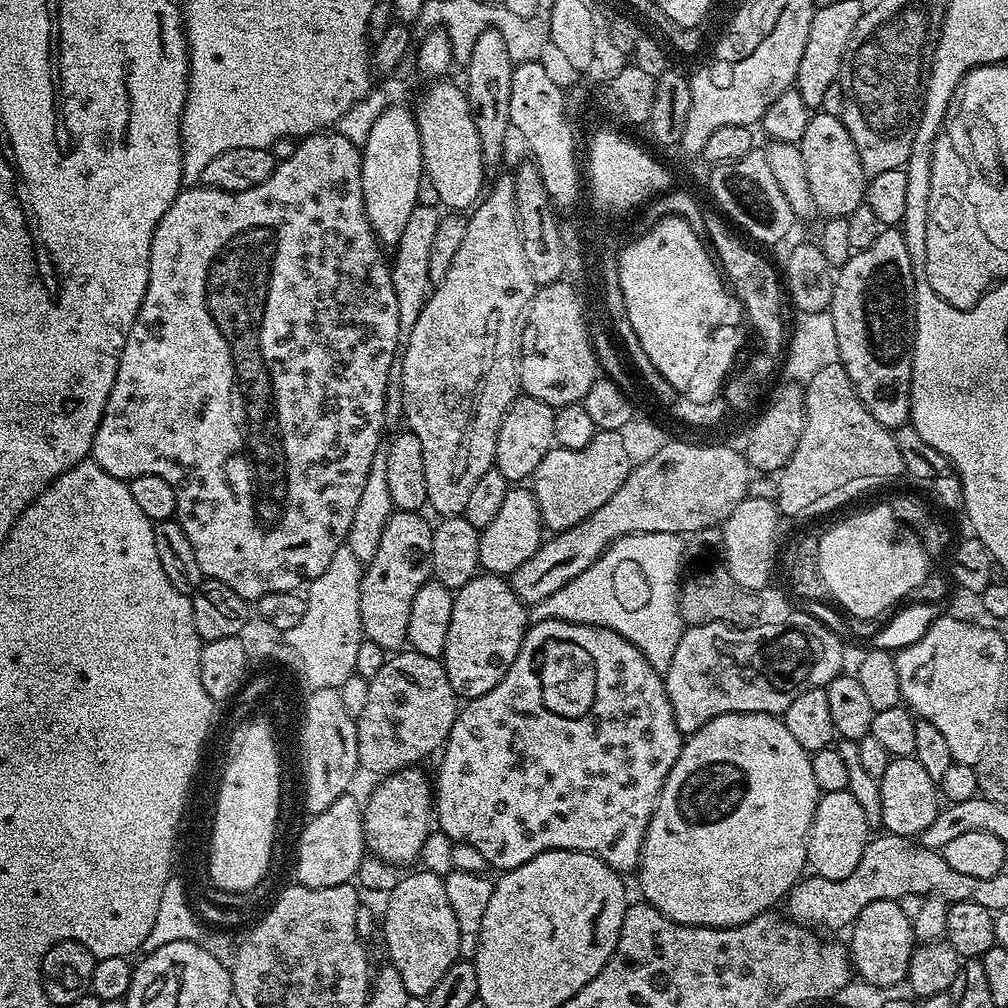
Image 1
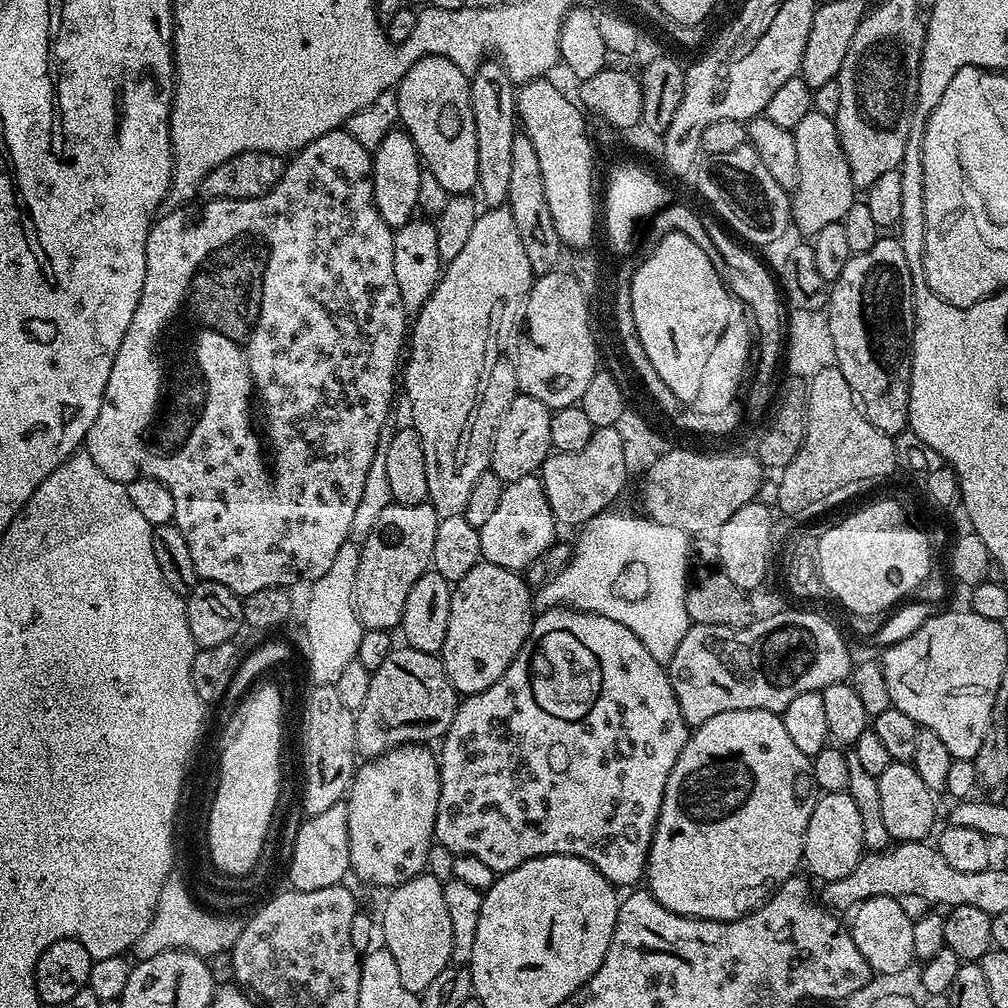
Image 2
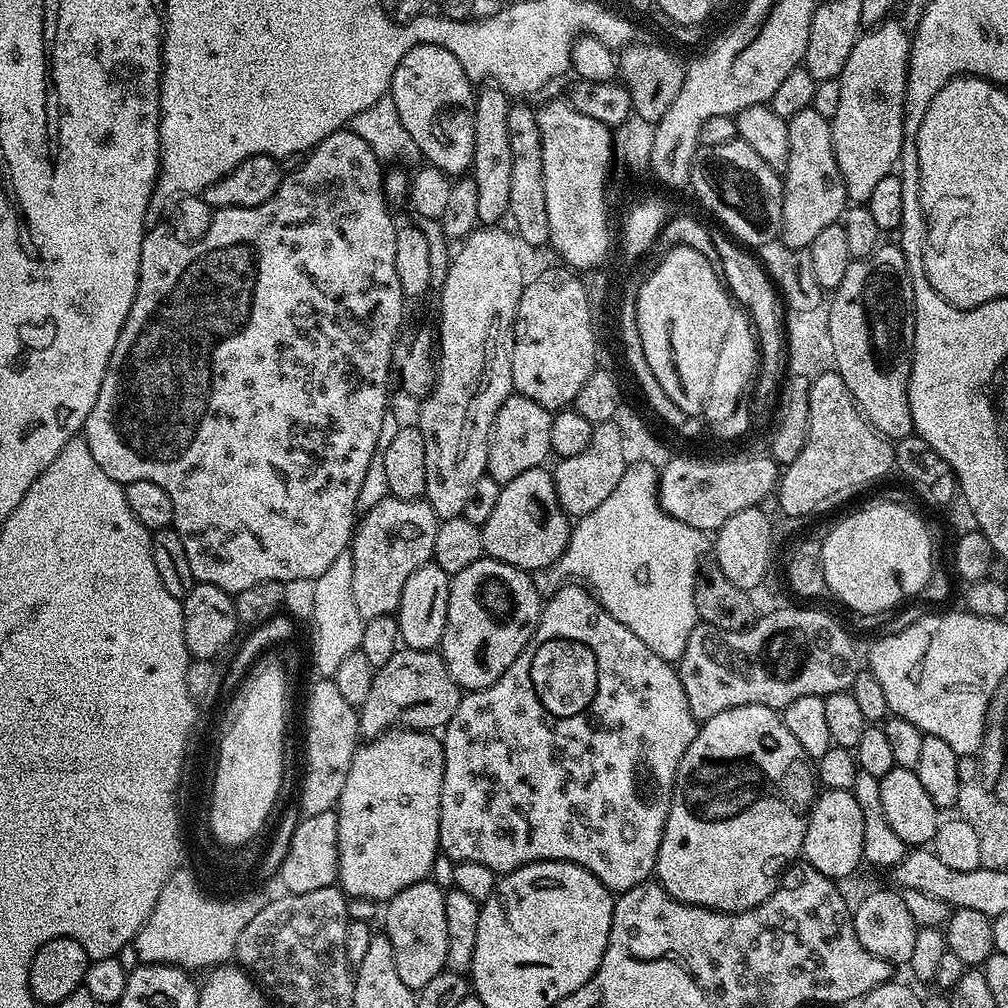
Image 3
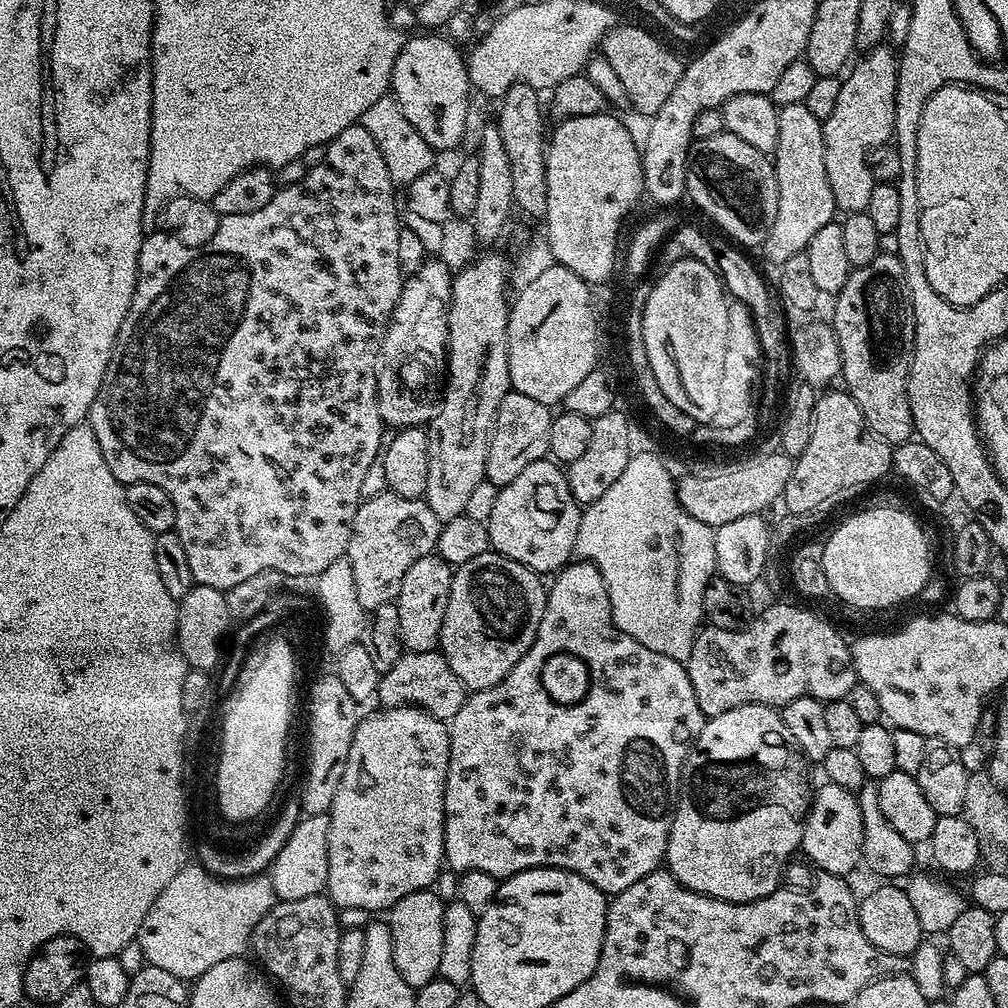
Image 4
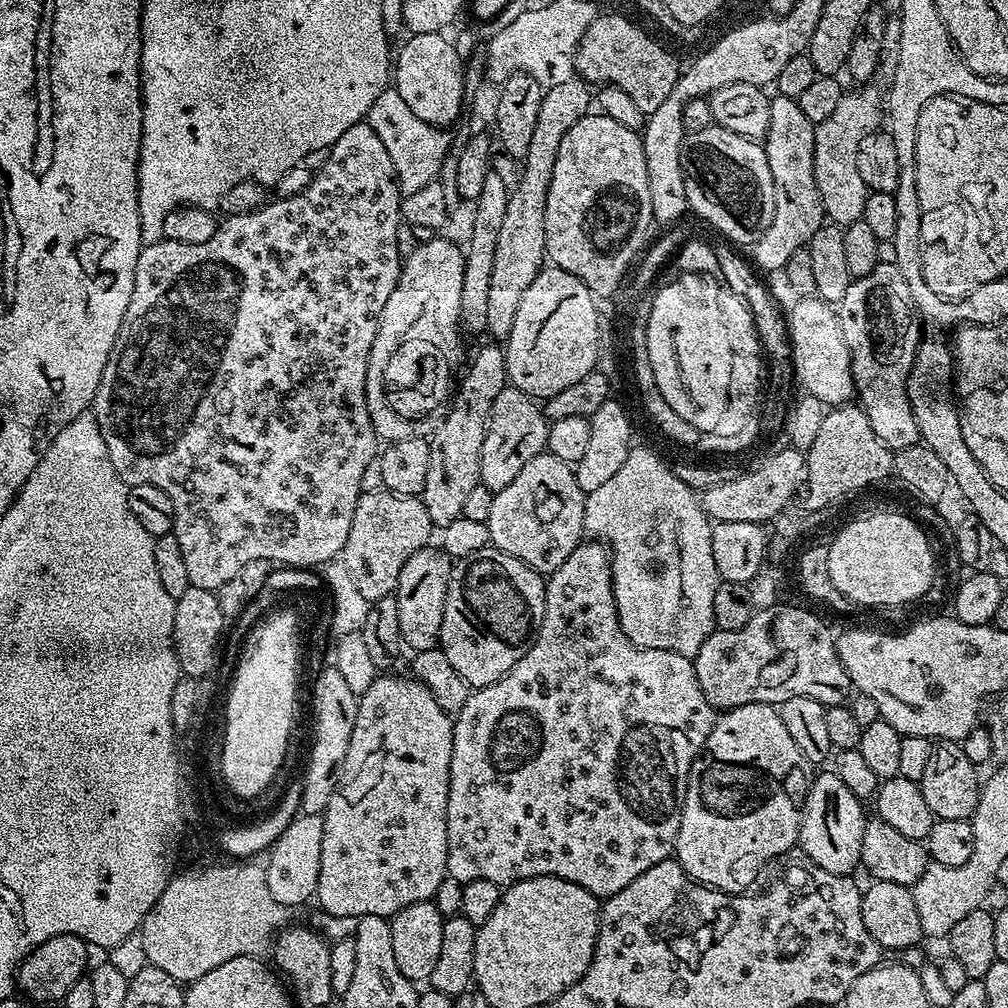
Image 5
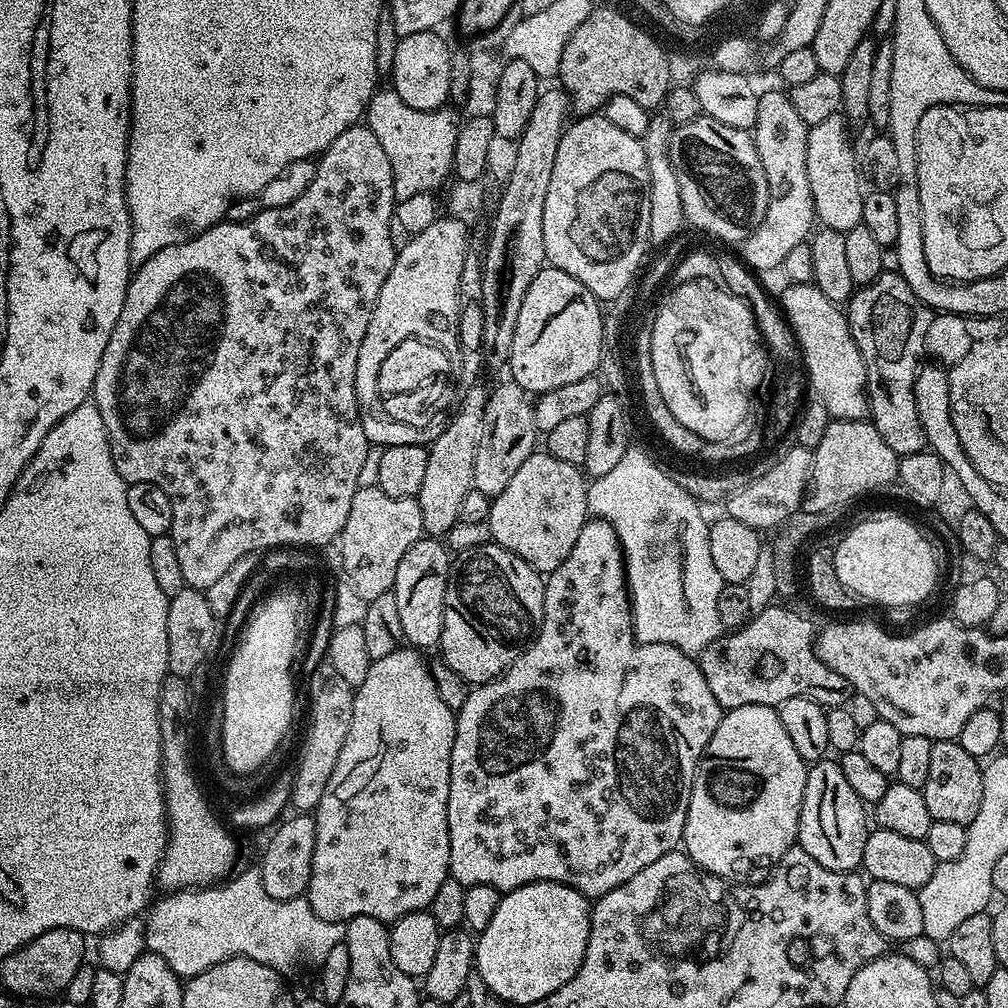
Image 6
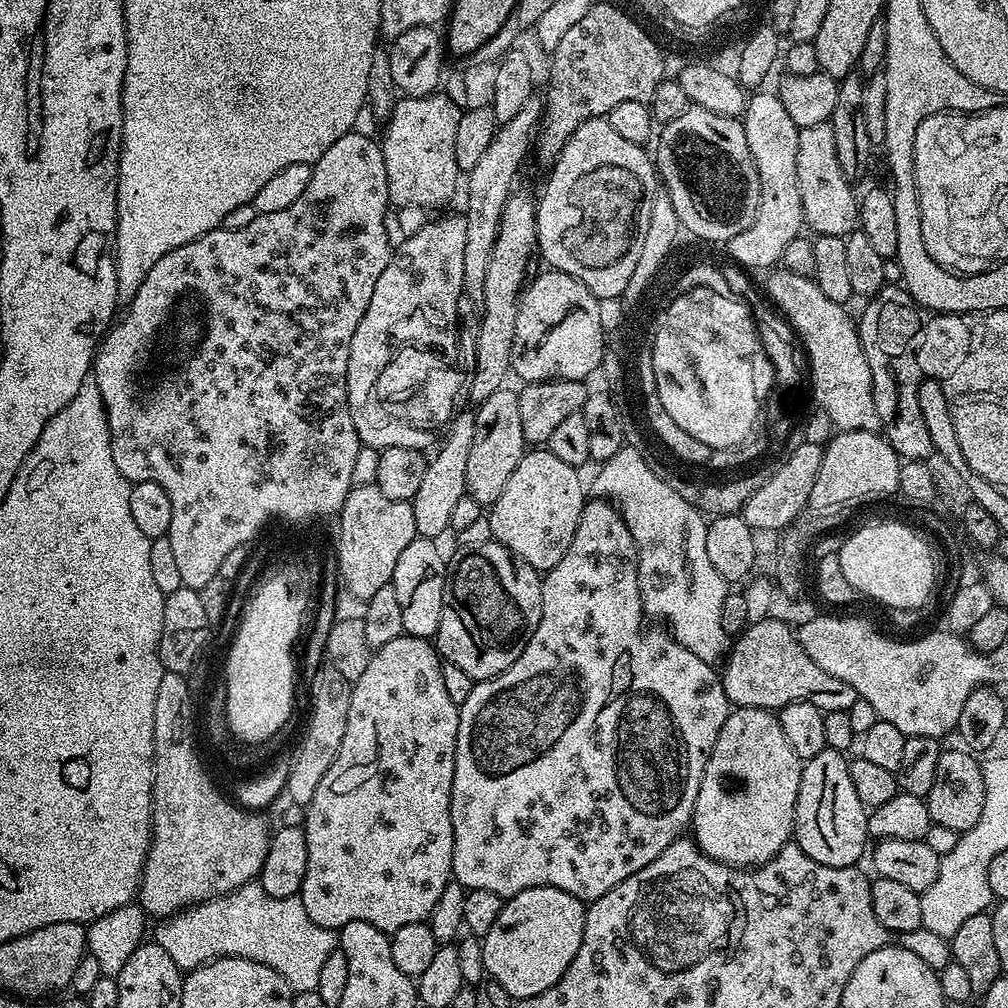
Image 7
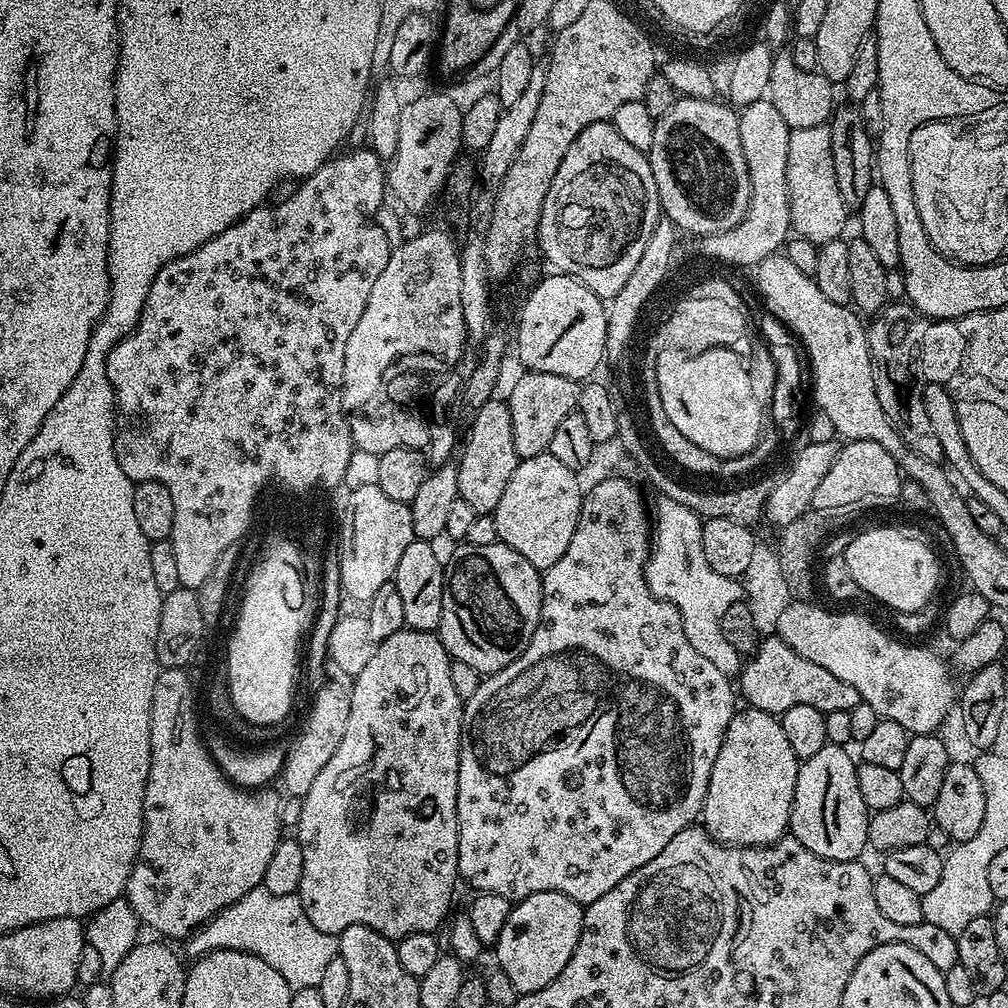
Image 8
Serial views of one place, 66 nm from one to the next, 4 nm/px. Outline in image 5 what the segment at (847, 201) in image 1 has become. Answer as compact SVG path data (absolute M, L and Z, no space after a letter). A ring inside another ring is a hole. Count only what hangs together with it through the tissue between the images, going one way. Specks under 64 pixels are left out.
M779 94L771 97L770 130L766 130L763 146L766 162L770 162L770 174L774 174L776 191L776 213L766 230L751 245L751 259L757 269L779 273L794 254L794 250L805 247L814 234L826 222L818 182L814 178L814 134L816 125L802 114L799 99Z

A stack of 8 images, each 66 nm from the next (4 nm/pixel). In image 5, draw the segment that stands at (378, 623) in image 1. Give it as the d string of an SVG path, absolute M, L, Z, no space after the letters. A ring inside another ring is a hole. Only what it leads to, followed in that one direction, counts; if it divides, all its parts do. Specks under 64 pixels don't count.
M387 490L361 492L354 522L350 522L350 538L346 538L342 563L350 570L362 598L375 602L393 595L406 558L429 547L432 532L434 536L434 525L421 497L399 496Z

